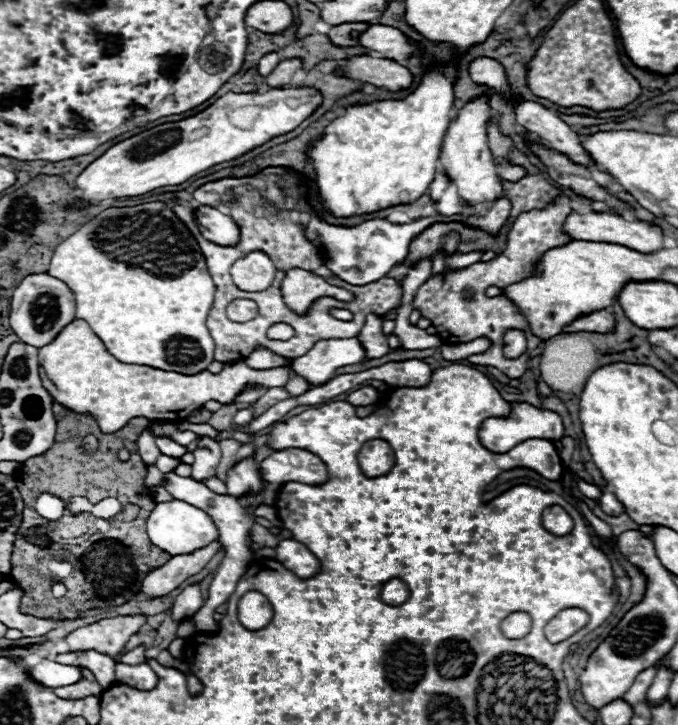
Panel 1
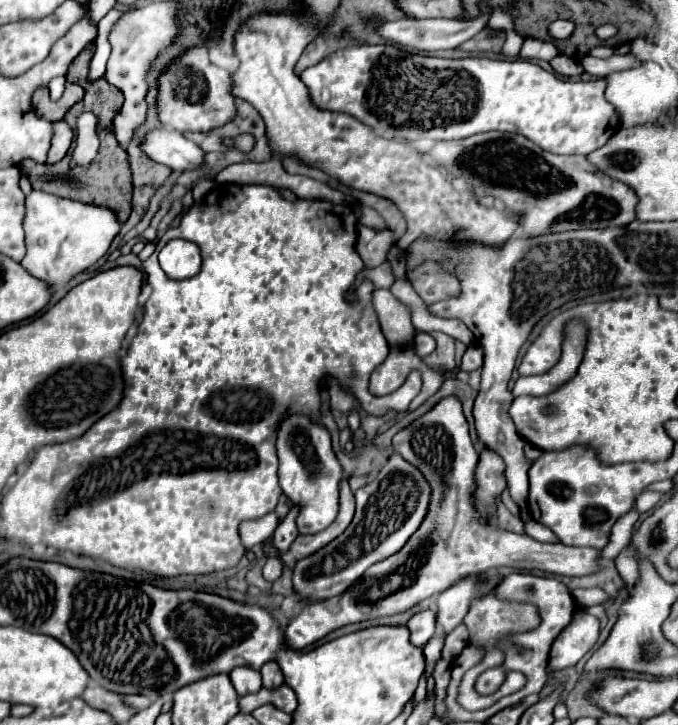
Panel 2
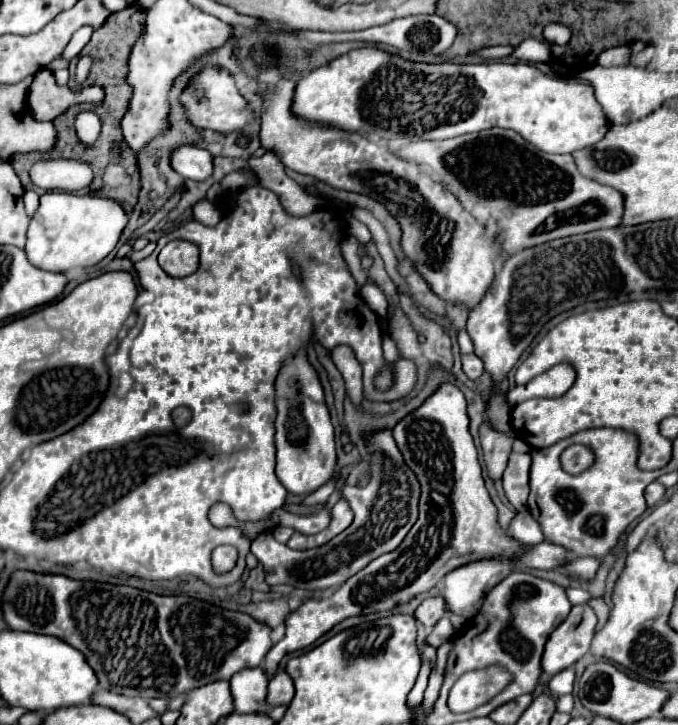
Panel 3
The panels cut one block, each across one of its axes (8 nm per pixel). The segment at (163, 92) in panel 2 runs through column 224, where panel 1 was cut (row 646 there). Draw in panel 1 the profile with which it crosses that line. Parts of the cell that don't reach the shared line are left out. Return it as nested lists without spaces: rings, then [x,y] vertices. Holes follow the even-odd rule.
[[[114,616],[94,624],[82,626],[66,636],[72,650],[96,650],[100,654],[116,656],[126,646],[128,638],[146,624],[146,616]]]

